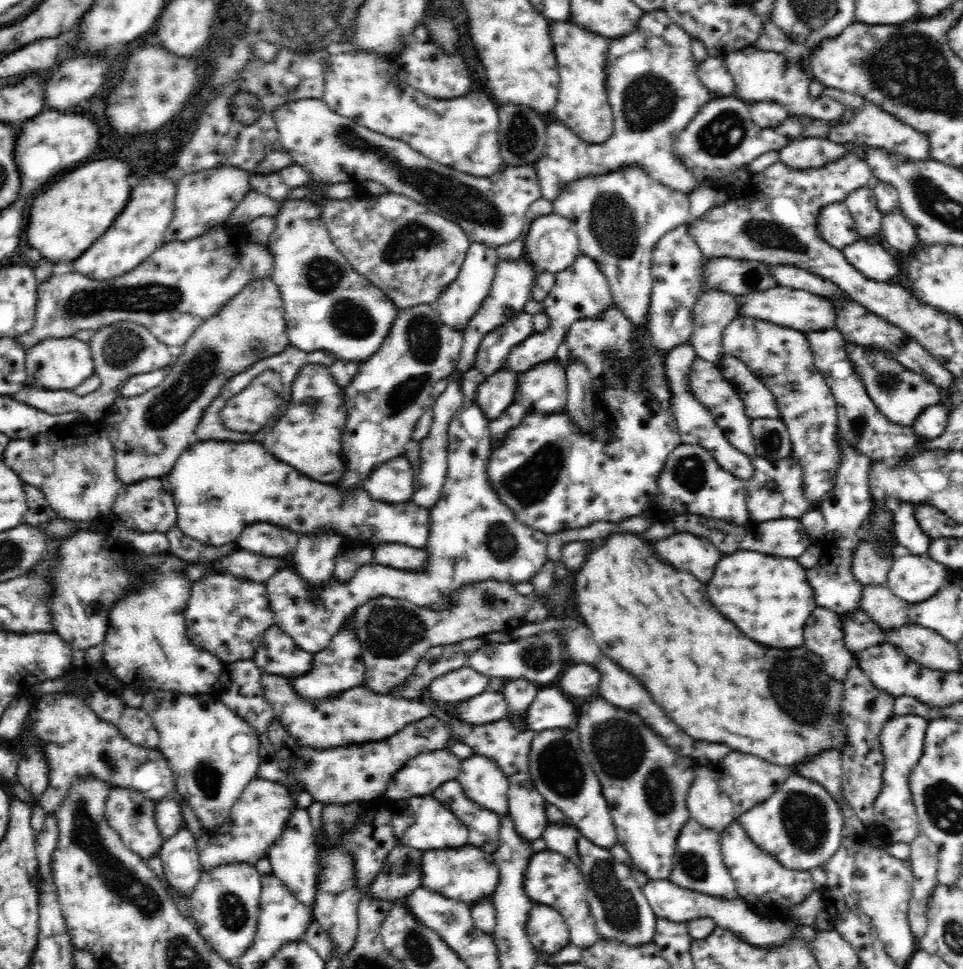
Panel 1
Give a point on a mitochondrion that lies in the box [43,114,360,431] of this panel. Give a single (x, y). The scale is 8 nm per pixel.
(146, 297)

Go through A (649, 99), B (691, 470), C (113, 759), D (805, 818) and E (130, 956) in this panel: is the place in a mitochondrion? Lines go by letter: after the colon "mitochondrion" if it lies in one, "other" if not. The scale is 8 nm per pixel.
A: mitochondrion
B: mitochondrion
C: mitochondrion
D: mitochondrion
E: other

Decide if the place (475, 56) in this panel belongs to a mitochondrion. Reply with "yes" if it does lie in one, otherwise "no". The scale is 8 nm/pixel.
no

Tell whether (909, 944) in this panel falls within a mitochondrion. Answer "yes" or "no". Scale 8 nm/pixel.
no

